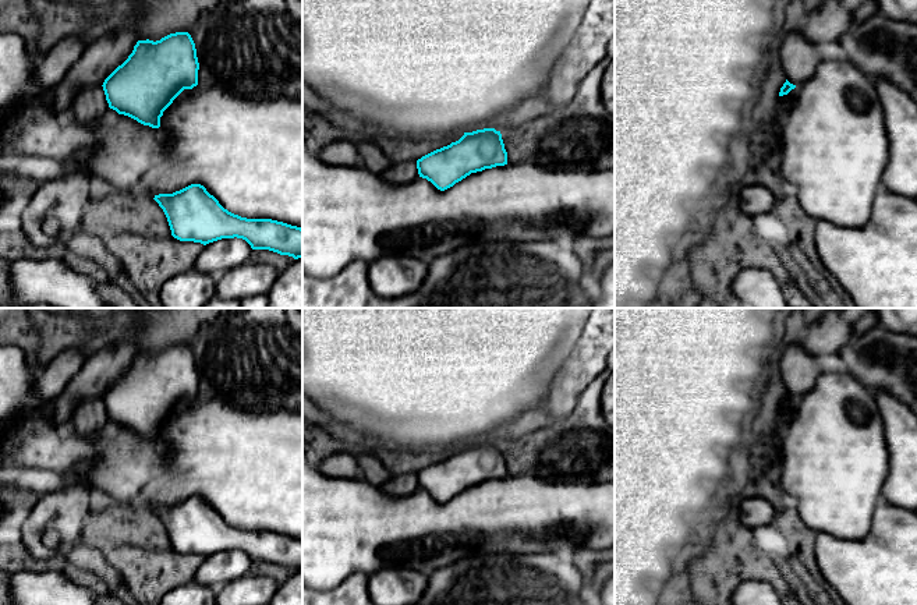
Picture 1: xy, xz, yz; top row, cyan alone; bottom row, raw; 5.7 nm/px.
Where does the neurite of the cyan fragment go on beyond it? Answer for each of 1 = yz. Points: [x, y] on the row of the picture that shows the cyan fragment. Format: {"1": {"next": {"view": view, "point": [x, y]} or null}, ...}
{"1": {"next": null}}

